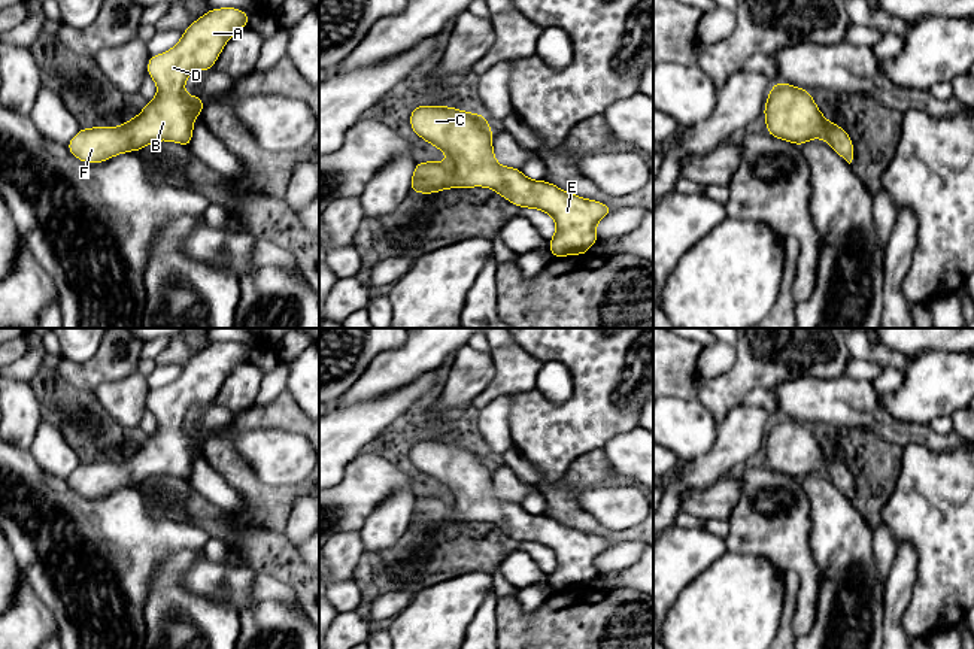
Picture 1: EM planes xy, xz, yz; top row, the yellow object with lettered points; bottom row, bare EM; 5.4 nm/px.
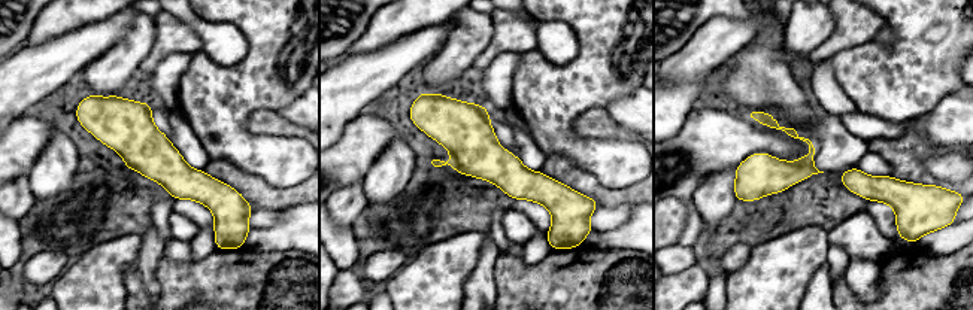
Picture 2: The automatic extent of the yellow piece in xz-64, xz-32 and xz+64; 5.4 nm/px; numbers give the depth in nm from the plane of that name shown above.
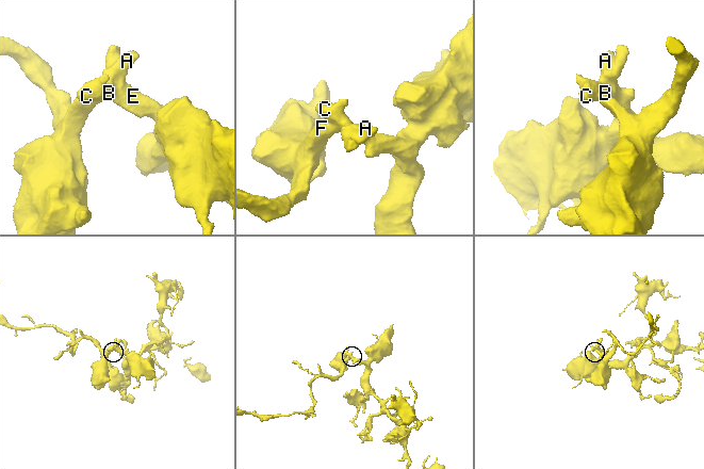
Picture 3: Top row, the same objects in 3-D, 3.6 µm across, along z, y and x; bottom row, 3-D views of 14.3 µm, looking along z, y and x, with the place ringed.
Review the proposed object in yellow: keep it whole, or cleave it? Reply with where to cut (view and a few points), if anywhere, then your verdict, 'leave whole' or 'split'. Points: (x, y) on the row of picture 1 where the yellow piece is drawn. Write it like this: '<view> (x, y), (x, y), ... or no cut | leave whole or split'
no cut | leave whole

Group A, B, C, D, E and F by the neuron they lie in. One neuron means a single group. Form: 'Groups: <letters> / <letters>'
Groups: A B C D E F

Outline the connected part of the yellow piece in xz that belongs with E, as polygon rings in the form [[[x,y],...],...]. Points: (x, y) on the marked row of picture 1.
[[[415,106],[410,128],[443,151],[449,161],[416,163],[409,192],[485,186],[516,206],[540,209],[555,219],[556,233],[547,240],[555,258],[585,255],[600,240],[595,225],[613,212],[612,206],[562,191],[547,181],[531,181],[519,169],[500,166],[494,155],[492,128],[480,112]]]

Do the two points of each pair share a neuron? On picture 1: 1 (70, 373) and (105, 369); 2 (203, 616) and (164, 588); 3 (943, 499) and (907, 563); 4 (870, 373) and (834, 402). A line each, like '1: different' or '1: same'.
1: same
2: same
3: different
4: different

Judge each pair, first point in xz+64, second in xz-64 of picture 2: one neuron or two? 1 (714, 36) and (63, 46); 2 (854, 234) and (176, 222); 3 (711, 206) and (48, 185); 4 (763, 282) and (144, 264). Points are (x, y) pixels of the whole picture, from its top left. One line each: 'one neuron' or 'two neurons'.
1: two neurons
2: one neuron
3: one neuron
4: two neurons

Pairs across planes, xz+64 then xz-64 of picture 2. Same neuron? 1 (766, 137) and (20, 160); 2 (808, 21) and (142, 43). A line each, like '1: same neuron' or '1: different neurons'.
1: same neuron
2: same neuron

